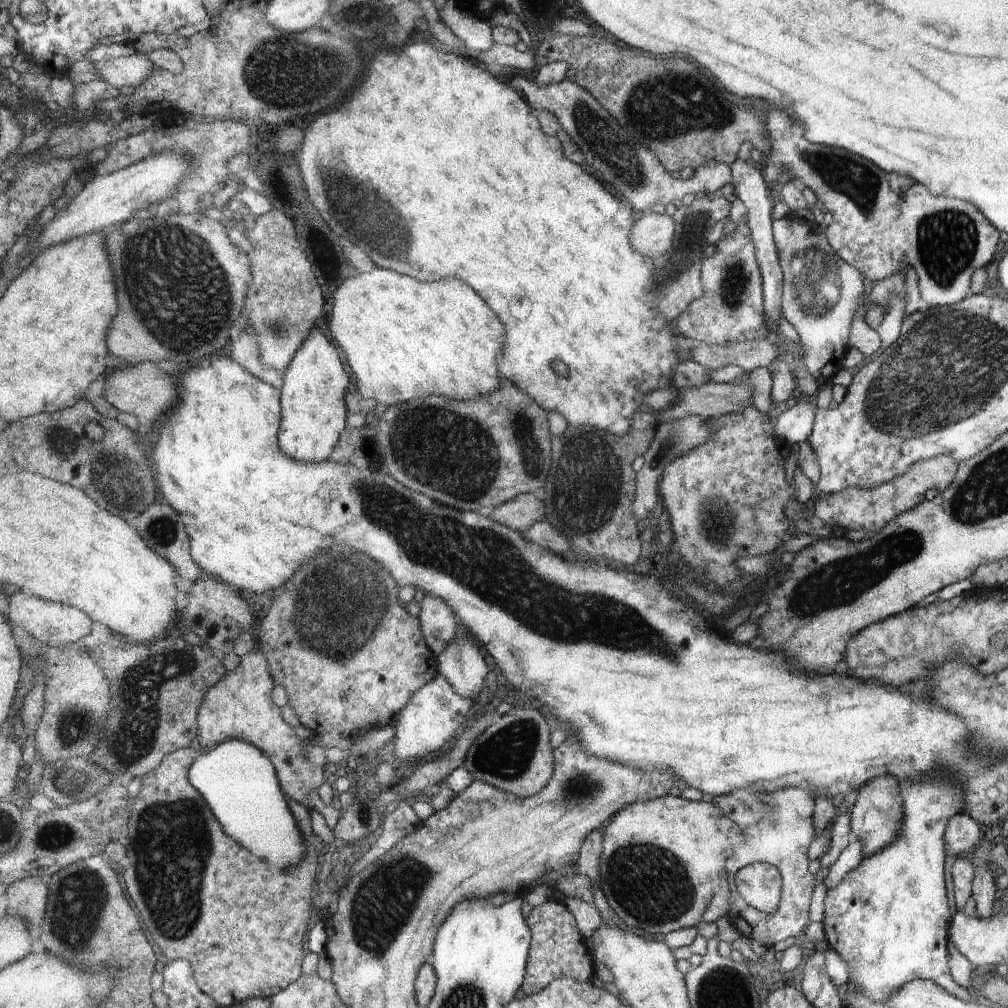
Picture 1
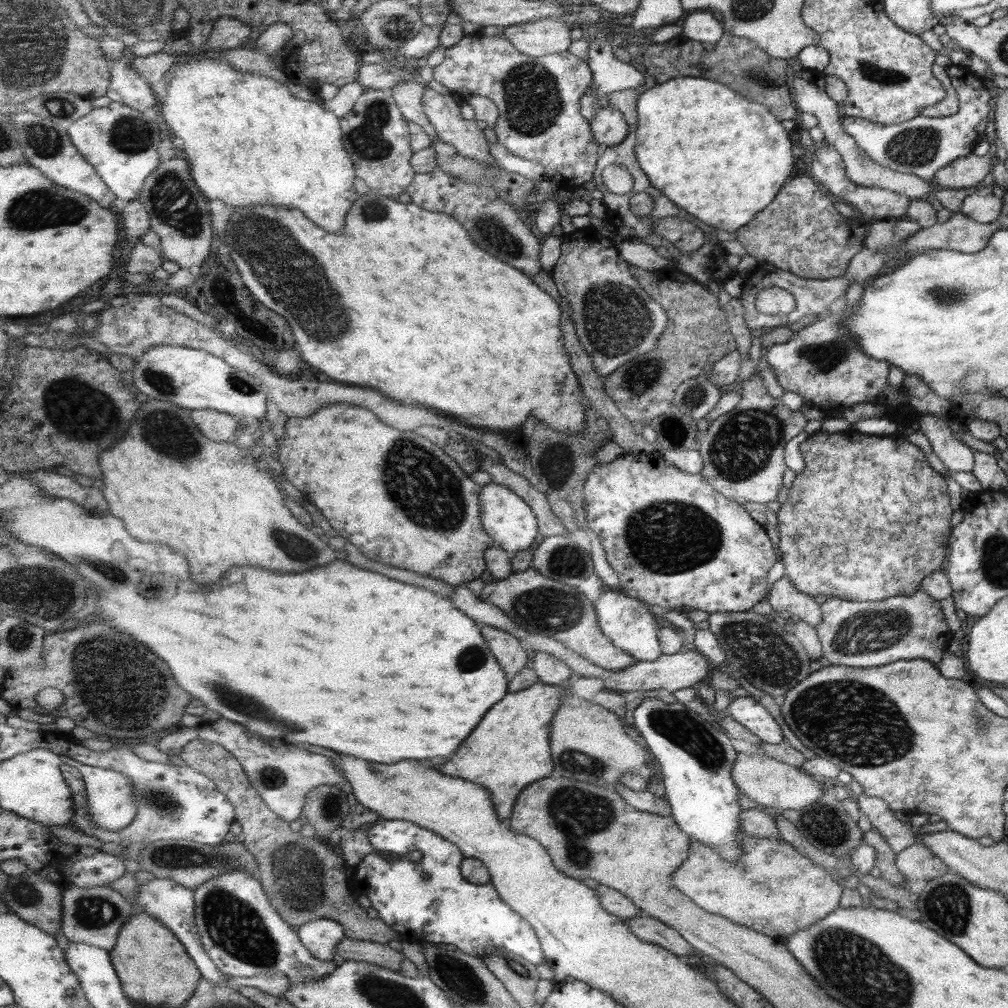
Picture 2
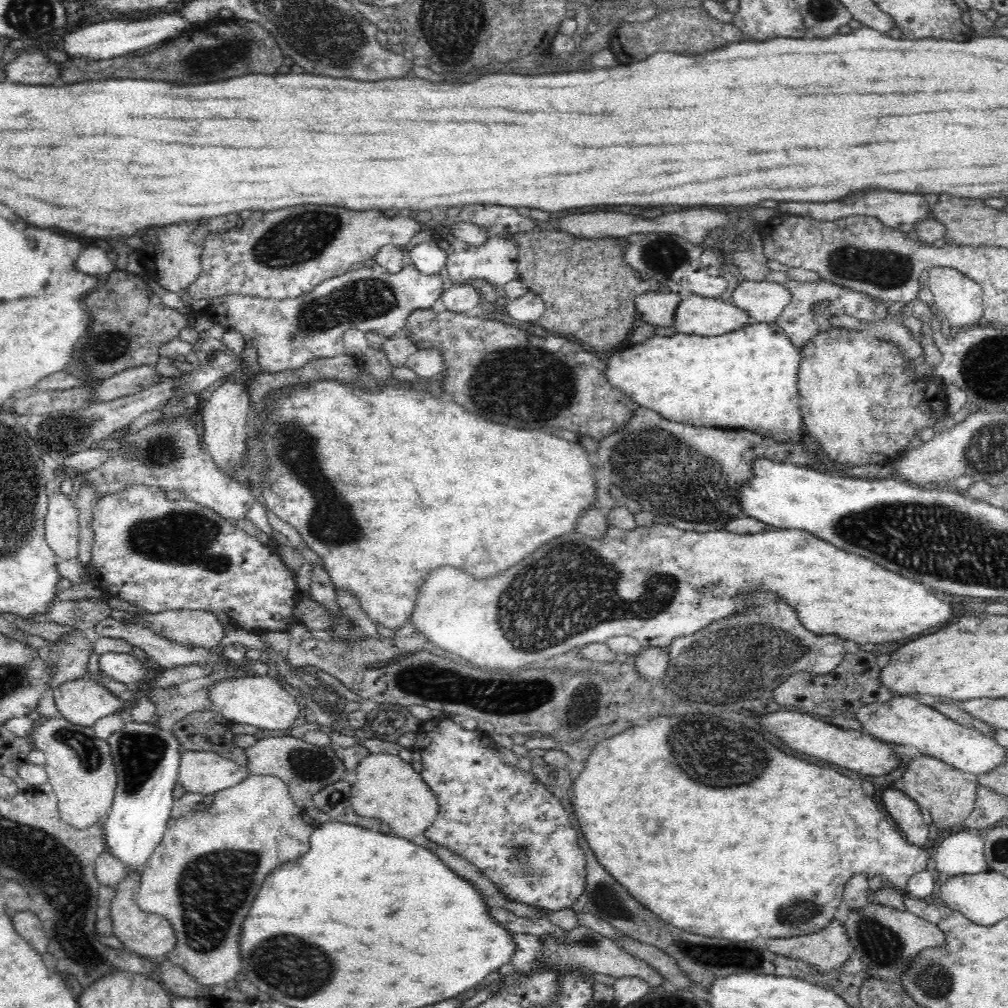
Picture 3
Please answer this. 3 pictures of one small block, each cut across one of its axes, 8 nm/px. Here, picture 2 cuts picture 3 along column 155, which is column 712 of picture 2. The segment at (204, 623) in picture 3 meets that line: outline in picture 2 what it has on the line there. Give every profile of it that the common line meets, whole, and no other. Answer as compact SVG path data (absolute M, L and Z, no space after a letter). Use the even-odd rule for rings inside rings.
M752 610L709 613L706 621L723 651L725 661L743 674L743 678L755 688L763 690L776 701L811 673L810 660L788 625L779 625L768 616Z

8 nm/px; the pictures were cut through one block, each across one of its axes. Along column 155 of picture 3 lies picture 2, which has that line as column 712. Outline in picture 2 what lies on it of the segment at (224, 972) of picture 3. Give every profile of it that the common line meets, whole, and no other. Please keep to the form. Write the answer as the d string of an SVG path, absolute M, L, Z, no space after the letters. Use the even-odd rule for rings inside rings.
M743 831L738 835L738 840L742 844L741 858L731 864L691 837L691 856L674 875L674 884L705 912L715 913L783 941L839 906L841 886L781 838L759 839Z

